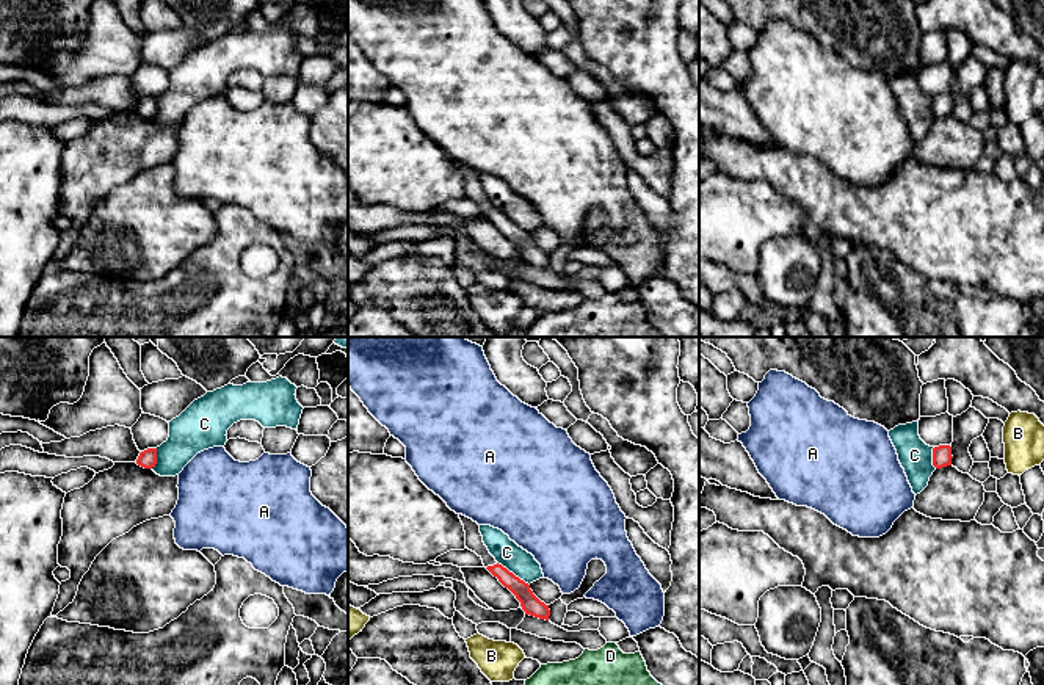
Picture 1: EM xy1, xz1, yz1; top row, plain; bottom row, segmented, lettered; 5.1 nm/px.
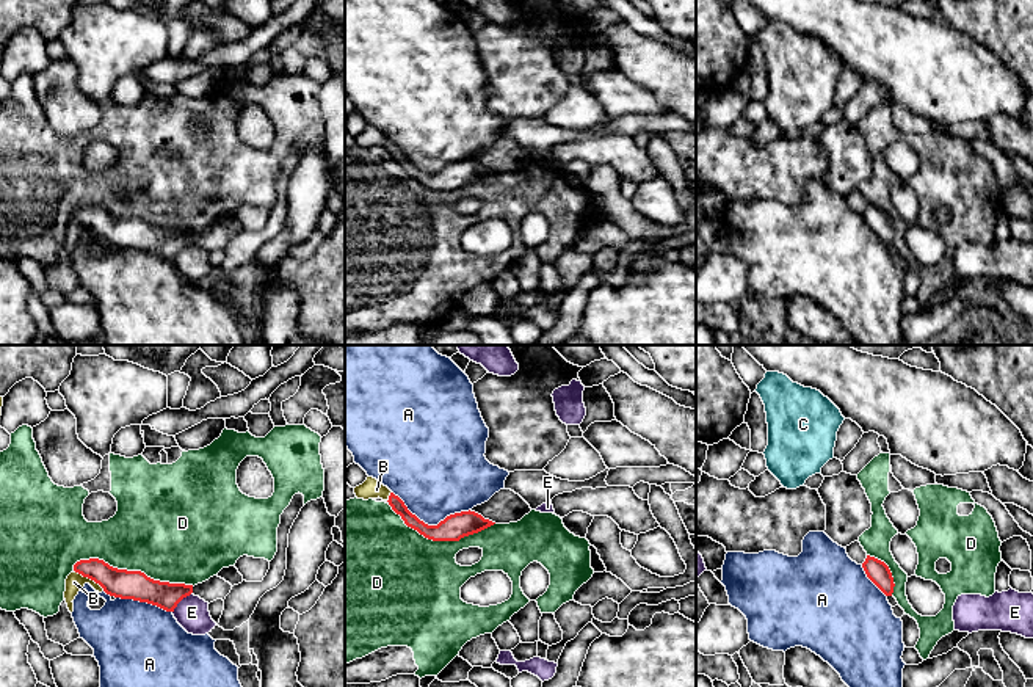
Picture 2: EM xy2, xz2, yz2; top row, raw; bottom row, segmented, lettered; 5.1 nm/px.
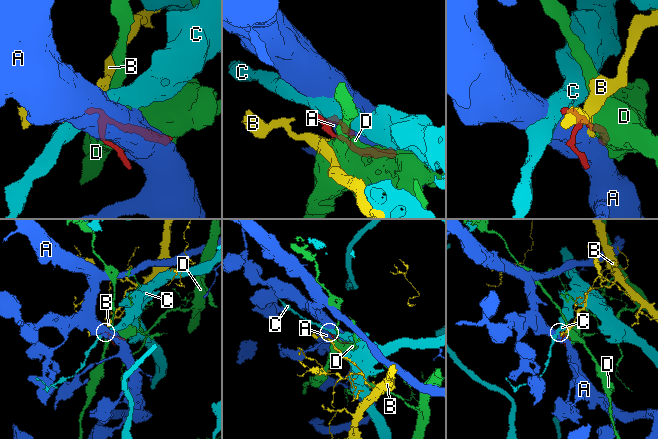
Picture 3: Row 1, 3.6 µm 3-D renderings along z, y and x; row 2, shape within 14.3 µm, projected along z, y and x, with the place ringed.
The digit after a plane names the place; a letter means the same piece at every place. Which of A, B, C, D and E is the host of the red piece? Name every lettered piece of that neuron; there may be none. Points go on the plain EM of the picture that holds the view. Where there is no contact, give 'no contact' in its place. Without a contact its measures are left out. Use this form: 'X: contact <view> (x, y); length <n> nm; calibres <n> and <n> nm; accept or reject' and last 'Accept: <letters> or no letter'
A: contact xz2 (430, 174); length 420 nm; calibres 140 and 400 nm; reject
B: contact xy2 (90, 226); length 190 nm; calibres 150 and 90 nm; reject
C: contact xz1 (511, 221); length 200 nm; calibres 100 and 140 nm; reject
D: contact xy2 (134, 220); length 650 nm; calibres 150 and 460 nm; reject
E: contact xy2 (181, 248); length 150 nm; calibres 150 and 170 nm; reject
Accept: no letter

